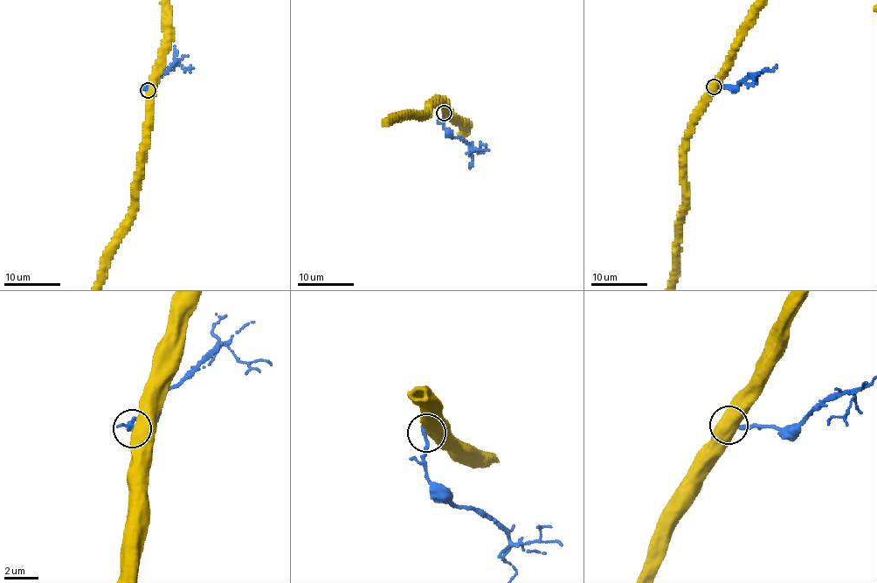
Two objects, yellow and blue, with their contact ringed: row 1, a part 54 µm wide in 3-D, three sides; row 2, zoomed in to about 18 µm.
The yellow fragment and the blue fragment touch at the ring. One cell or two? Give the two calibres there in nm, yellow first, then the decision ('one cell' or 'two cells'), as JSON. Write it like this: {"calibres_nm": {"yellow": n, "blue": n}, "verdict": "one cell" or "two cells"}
{"calibres_nm": {"yellow": 750, "blue": 240}, "verdict": "two cells"}

